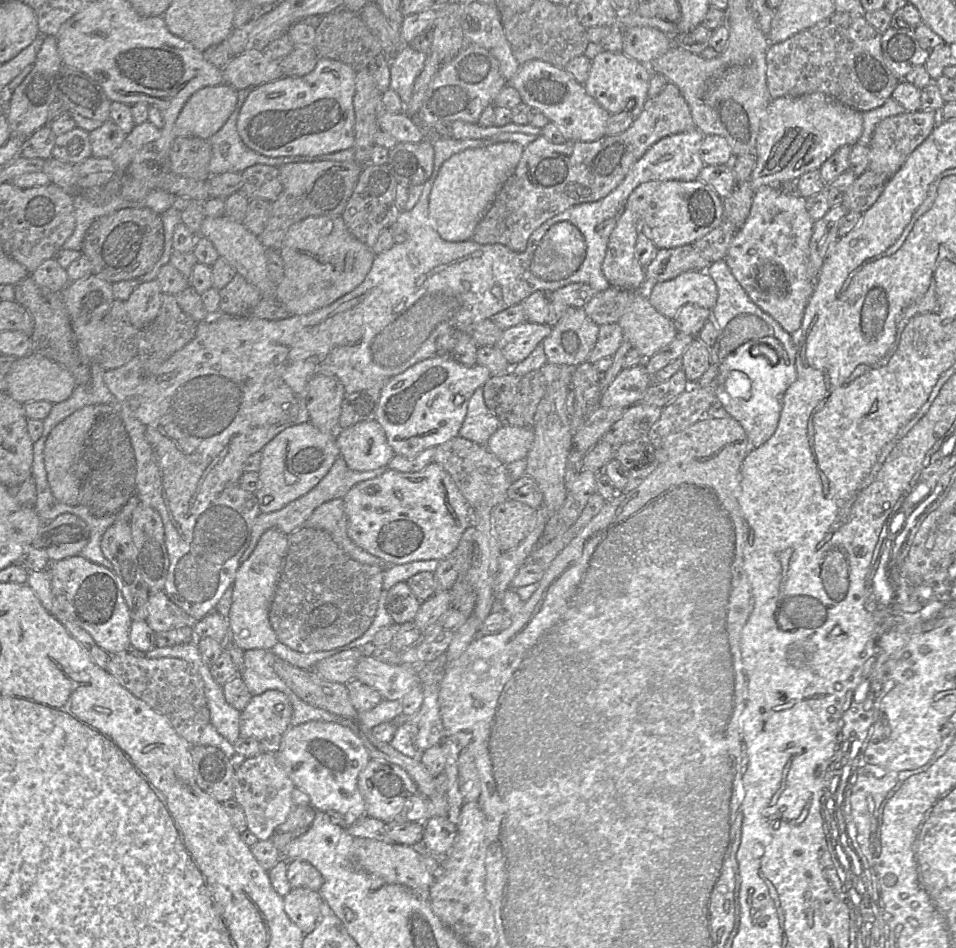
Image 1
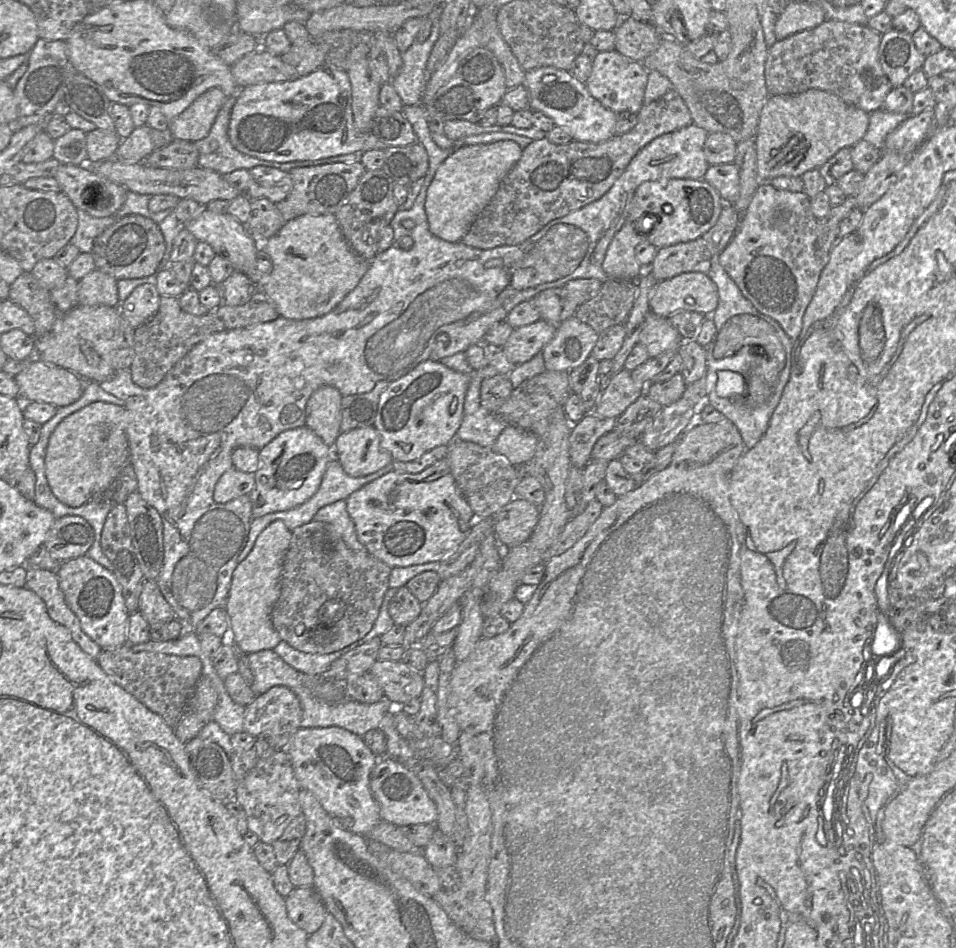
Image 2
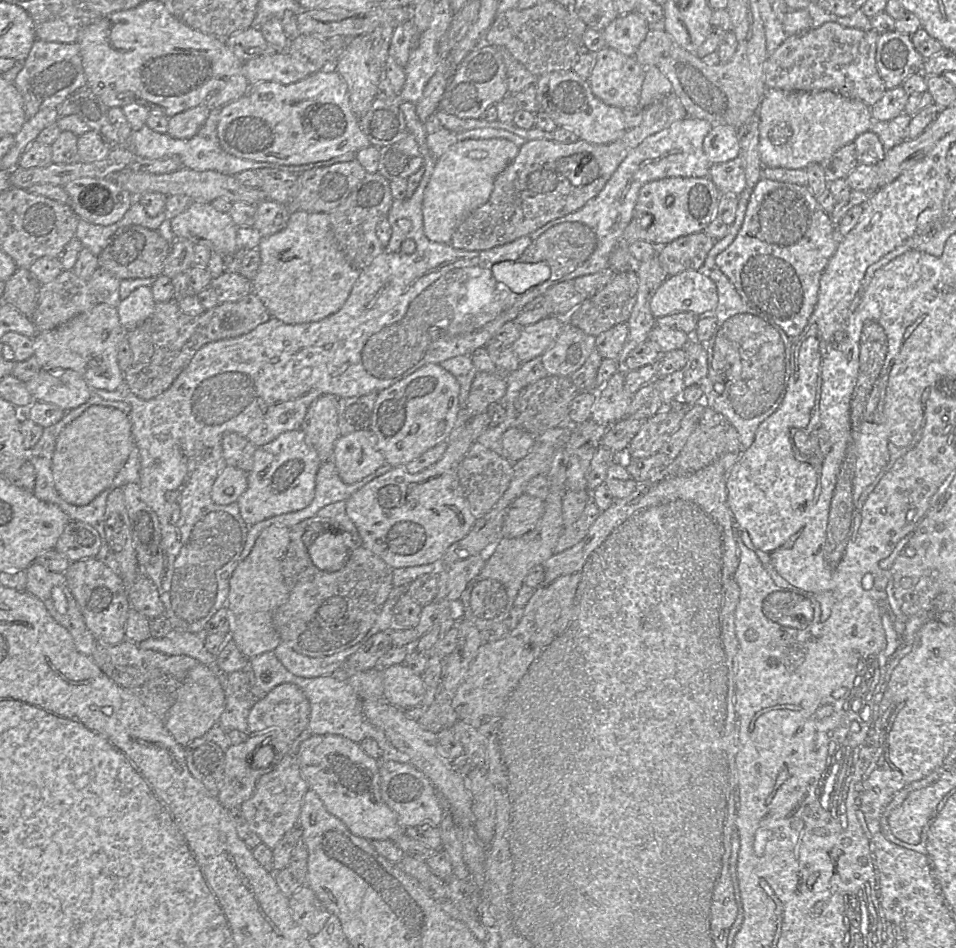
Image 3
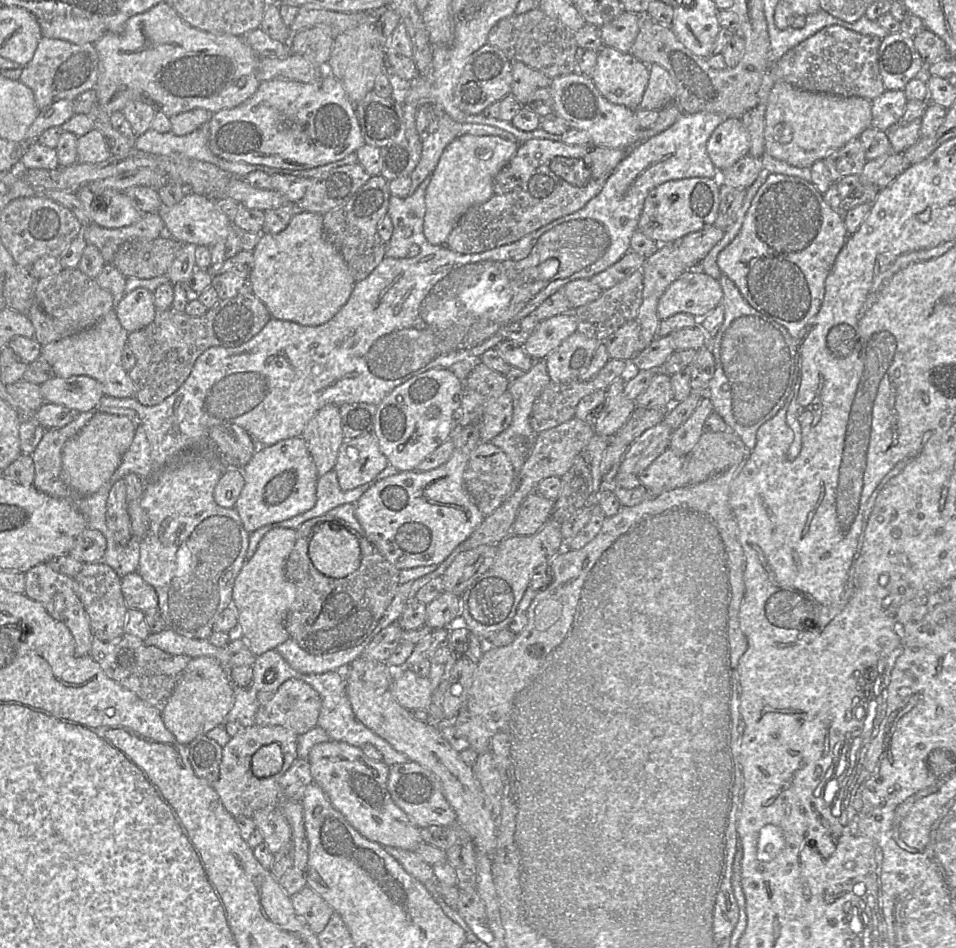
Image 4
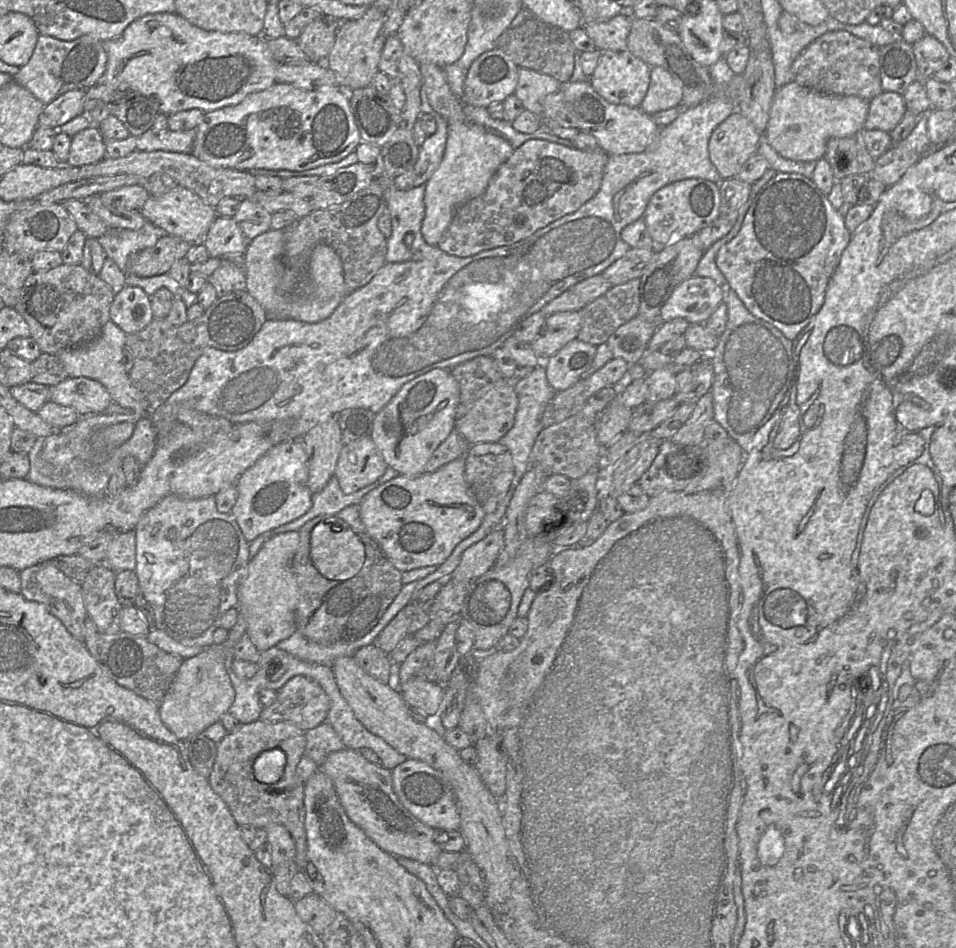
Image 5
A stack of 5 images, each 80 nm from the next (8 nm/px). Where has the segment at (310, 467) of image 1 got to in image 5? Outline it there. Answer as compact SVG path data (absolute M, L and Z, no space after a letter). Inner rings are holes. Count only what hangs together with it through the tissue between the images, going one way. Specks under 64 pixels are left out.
M302 440L274 445L238 478L236 487L238 496L231 514L249 543L260 534L305 514L312 506L313 493L308 486L308 457Z

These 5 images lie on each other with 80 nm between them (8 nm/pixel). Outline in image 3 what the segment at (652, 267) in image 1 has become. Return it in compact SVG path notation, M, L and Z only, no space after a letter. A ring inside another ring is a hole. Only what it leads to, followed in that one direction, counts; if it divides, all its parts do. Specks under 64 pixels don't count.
M706 232L689 234L659 247L657 257L668 276L703 270L705 259L716 242Z

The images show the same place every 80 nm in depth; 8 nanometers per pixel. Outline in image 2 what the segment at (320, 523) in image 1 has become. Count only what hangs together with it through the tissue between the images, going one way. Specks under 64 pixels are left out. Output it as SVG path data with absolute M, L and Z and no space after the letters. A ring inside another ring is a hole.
M338 500L320 508L313 520L331 524L349 548L357 551L365 550L357 537L355 525L346 509L345 500Z

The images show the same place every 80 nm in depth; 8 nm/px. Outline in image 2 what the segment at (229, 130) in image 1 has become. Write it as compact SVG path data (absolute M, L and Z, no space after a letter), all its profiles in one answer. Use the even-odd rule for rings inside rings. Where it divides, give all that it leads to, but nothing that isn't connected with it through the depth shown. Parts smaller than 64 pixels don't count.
M231 96L226 98L226 101L221 107L215 119L215 122L213 123L211 127L211 130L208 136L206 136L205 138L199 141L194 142L199 152L197 167L212 169L221 175L229 174L239 169L250 170L256 166L271 167L275 169L281 169L282 171L288 170L288 173L289 173L289 171L295 168L328 165L328 164L334 164L334 163L352 164L354 162L359 161L358 154L354 154L354 153L334 156L334 157L329 157L329 158L324 158L319 160L313 160L313 161L306 160L306 161L295 161L295 162L288 162L288 163L279 163L279 162L261 160L261 159L241 153L236 148L234 148L228 136L231 110L233 105L236 102L236 99L237 99L237 96Z

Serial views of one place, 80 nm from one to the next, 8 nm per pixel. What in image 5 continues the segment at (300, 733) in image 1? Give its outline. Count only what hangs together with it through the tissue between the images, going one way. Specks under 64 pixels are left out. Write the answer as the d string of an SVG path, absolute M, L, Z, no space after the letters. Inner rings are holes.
M344 748L330 753L319 766L333 782L339 801L349 819L376 845L393 856L402 856L435 866L442 852L431 828L401 803L393 789L392 772L382 765L369 762L358 750Z

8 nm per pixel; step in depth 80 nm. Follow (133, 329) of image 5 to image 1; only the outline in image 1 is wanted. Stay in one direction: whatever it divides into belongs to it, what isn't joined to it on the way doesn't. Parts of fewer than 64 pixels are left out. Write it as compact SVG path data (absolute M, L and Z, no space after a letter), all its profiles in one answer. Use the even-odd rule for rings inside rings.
M157 280L143 282L125 301L125 310L132 325L141 330L158 315L162 291Z

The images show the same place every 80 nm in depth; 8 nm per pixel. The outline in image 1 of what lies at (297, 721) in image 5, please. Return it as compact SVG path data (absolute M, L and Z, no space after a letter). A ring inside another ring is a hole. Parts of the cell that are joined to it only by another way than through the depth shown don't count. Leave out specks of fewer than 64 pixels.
M278 690L252 696L241 711L240 737L254 738L263 752L276 753L284 733L291 727L292 714L291 702Z

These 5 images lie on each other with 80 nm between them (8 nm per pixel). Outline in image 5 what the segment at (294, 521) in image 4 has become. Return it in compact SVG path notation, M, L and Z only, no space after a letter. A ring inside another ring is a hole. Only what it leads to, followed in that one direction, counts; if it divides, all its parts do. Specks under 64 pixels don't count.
M388 466L385 473L375 482L350 494L346 494L342 491L338 479L333 475L321 491L312 495L312 506L305 514L293 521L260 534L249 543L251 558L255 556L263 544L273 536L279 533L298 531L302 525L318 515L336 515L349 505L358 505L368 492L398 475L399 473L395 469Z

